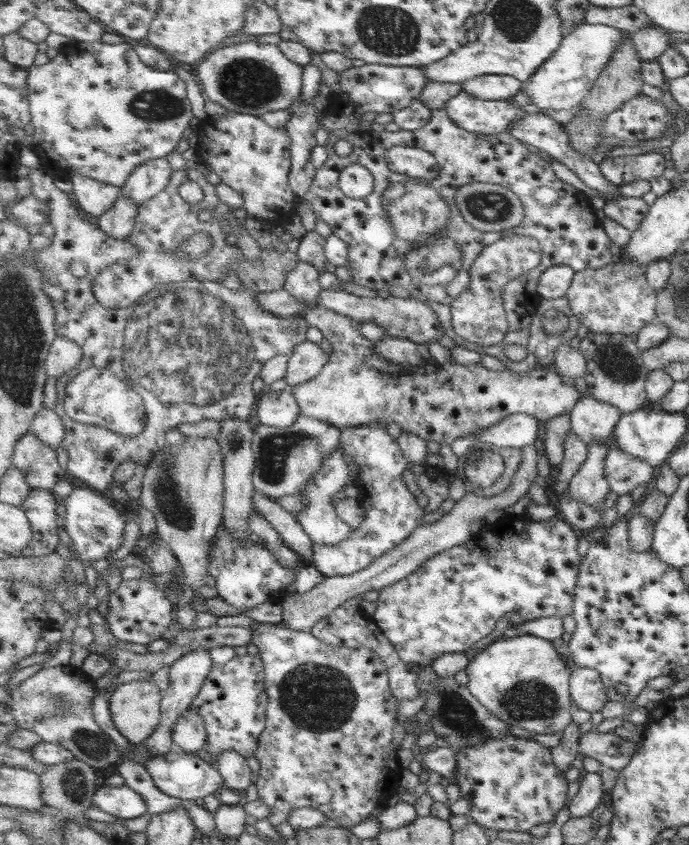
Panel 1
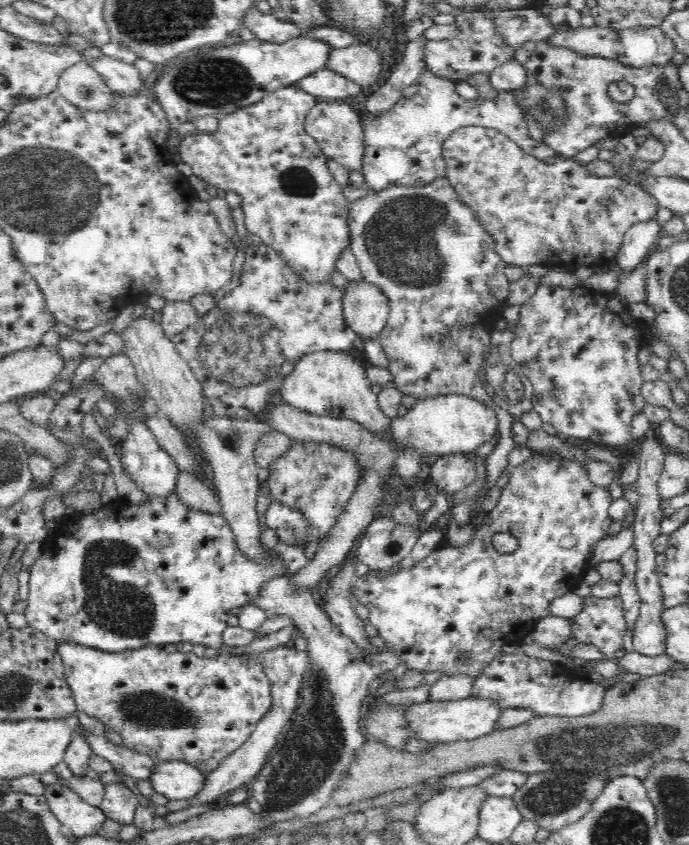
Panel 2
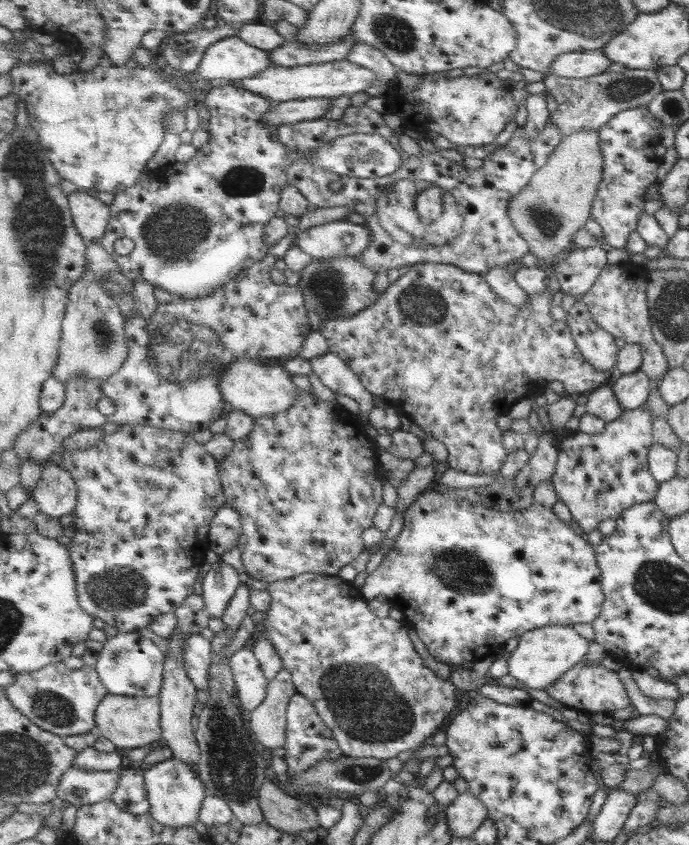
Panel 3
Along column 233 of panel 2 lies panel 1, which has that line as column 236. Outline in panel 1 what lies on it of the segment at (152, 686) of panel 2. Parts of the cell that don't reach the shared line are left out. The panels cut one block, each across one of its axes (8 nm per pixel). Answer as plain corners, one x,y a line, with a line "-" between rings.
246,653
235,656
225,664
214,663
199,695
190,706
205,720
208,743
206,752
215,761
221,752
229,750
237,750
245,758
255,756
259,738
267,728
268,700
266,672
259,654

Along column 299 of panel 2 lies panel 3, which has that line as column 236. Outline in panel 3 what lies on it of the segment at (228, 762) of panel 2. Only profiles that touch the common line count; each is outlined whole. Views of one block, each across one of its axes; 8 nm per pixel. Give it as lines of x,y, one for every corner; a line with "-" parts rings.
250,644
235,651
230,658
231,670
235,674
235,688
239,690
239,706
252,713
267,697
270,681

